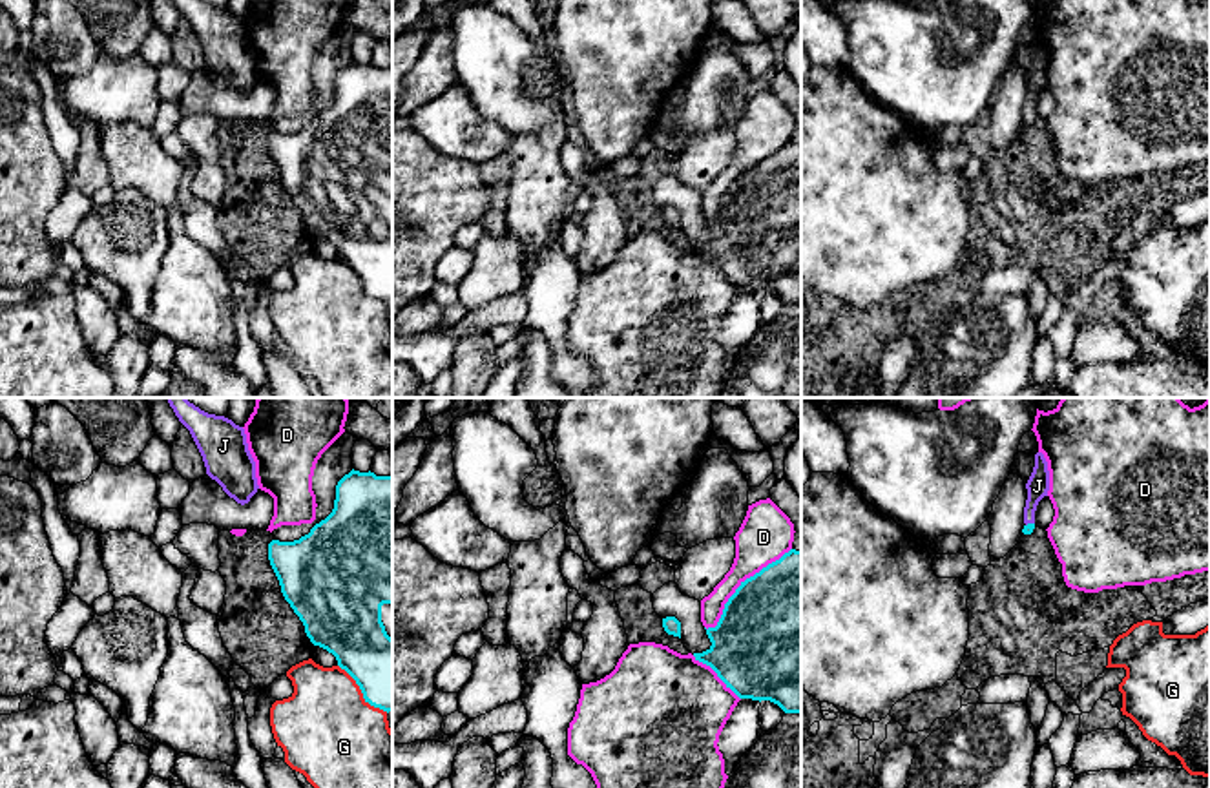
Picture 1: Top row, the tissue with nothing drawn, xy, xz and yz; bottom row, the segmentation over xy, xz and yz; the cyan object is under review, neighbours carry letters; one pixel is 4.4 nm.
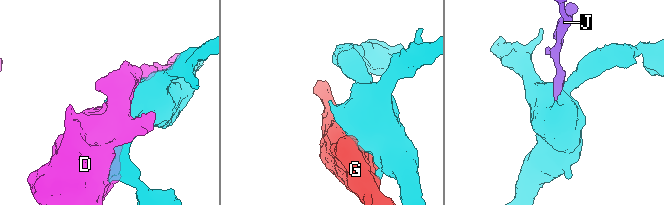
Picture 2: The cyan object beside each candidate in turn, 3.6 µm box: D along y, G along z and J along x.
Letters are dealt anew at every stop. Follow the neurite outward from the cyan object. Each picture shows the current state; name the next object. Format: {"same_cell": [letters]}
{"same_cell": ["J"]}

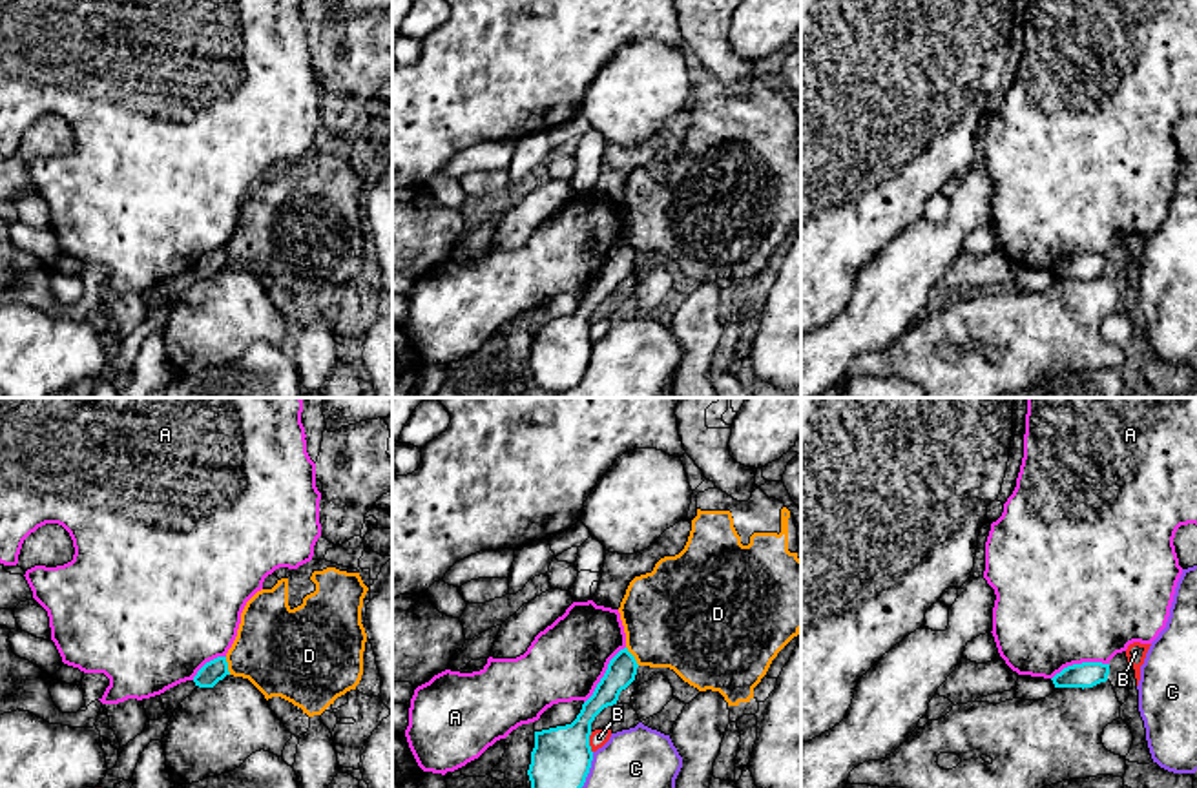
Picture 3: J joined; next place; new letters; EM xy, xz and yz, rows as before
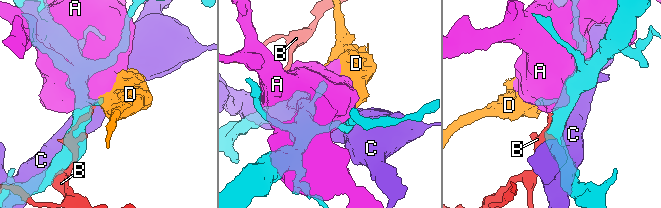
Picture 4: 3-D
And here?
{"same_cell": []}

